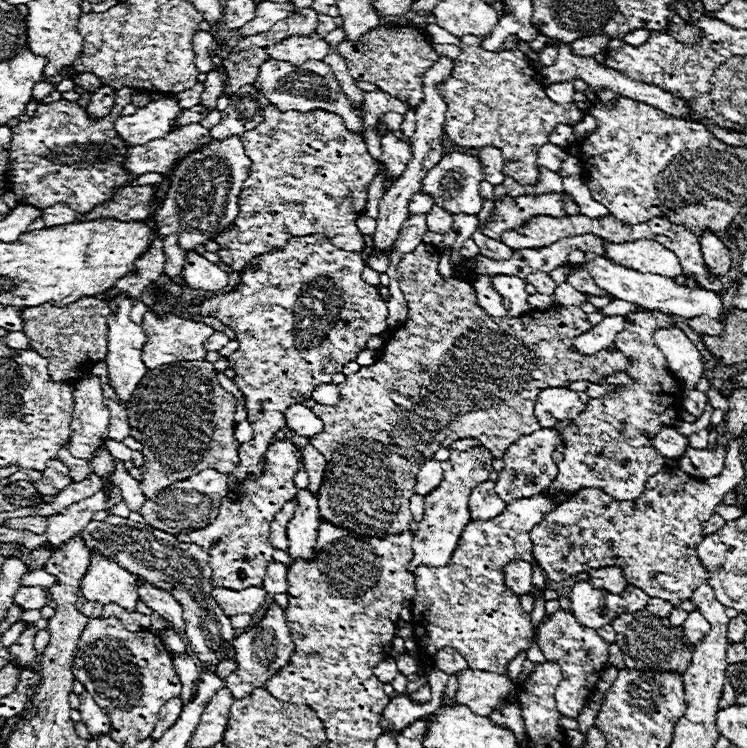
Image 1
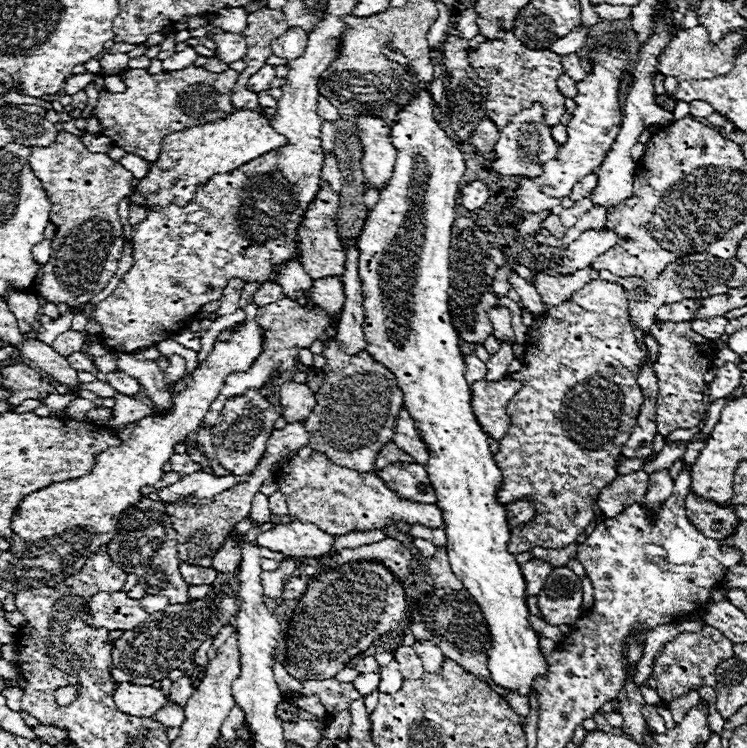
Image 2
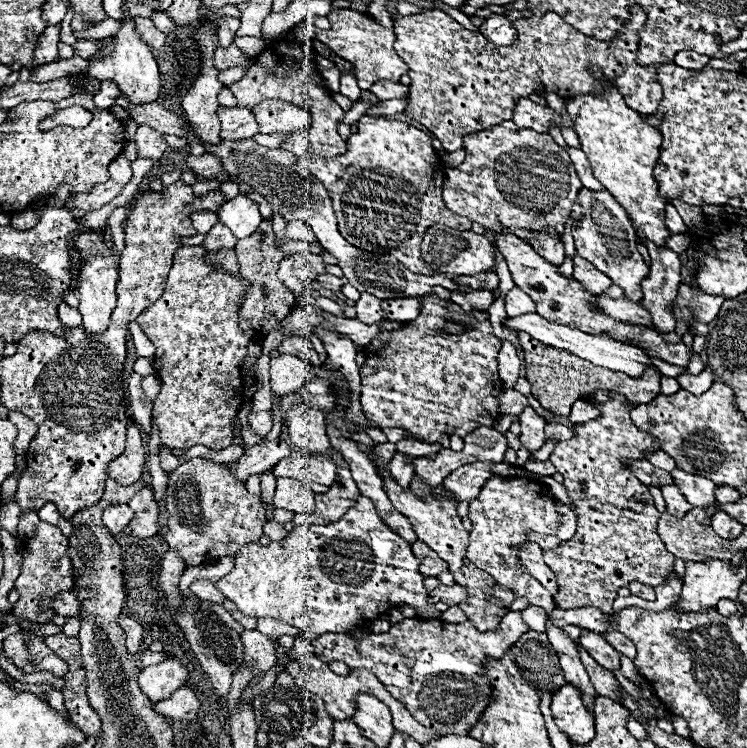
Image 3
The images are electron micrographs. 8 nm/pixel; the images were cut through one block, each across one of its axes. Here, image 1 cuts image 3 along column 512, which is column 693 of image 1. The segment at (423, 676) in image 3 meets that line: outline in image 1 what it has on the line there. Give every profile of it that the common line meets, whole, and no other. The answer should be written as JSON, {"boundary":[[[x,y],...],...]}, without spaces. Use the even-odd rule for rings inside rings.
{"boundary":[[[694,610],[690,612],[690,616],[686,618],[684,622],[684,636],[686,636],[686,642],[688,644],[696,644],[702,640],[702,636],[706,636],[710,632],[710,624],[706,622],[706,618]]]}

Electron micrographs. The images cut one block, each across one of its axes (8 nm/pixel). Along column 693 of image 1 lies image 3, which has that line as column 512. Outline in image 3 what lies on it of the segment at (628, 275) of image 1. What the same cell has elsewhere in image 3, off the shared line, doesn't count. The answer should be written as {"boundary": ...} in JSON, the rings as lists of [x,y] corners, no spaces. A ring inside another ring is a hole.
{"boundary":[[[514,286],[506,294],[506,312],[510,318],[522,316],[524,312],[536,312],[536,304],[532,302],[532,298],[528,298],[528,294],[524,294],[518,286]]]}

